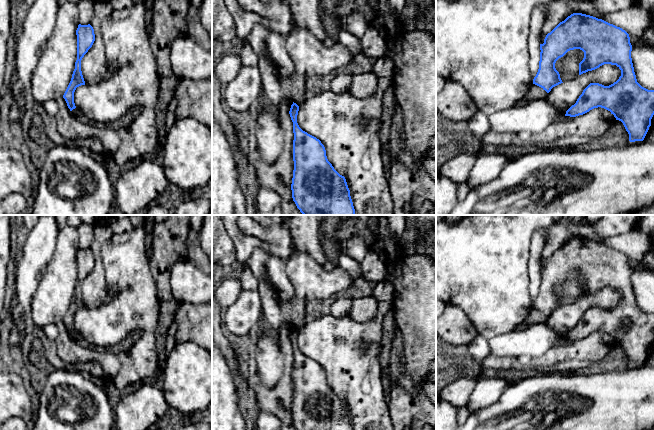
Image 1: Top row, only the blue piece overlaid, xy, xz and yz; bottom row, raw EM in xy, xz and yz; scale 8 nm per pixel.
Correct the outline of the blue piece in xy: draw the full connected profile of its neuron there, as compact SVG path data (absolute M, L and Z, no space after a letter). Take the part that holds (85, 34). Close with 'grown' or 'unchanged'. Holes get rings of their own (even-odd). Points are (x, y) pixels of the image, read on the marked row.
M78 25L76 30L77 35L77 60L75 62L75 69L72 74L71 81L63 95L70 111L76 108L74 103L74 92L77 87L85 85L85 81L81 71L81 60L88 50L92 47L95 41L95 34L93 27L88 25Z; unchanged

